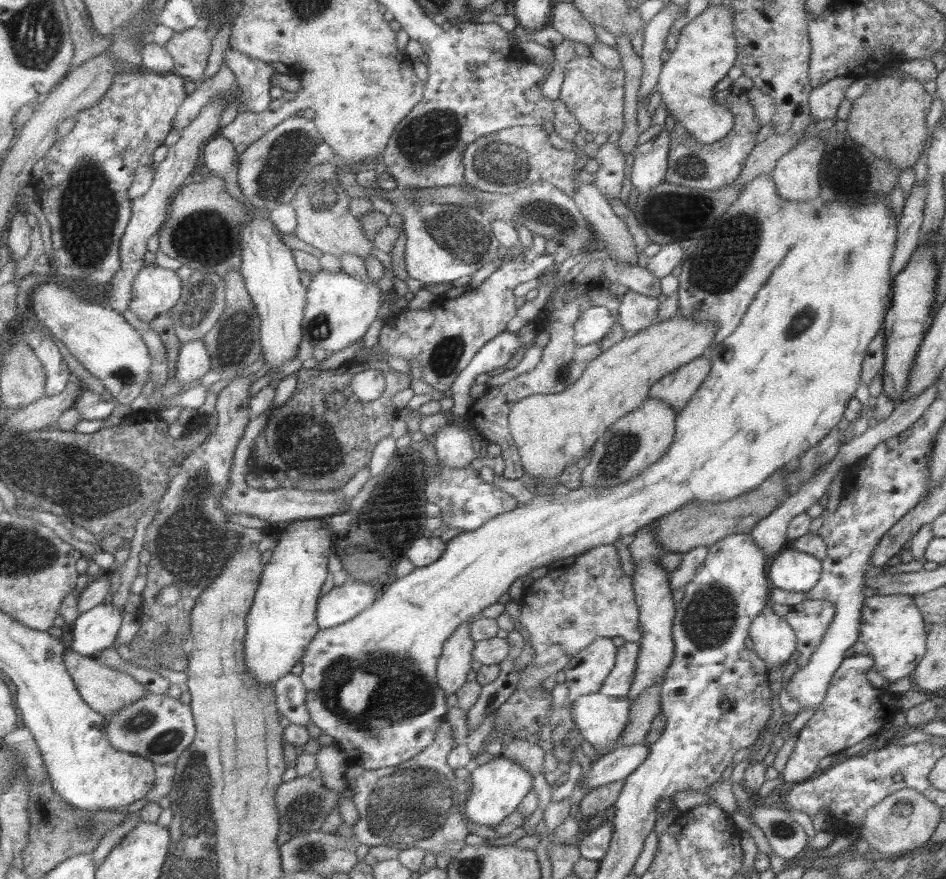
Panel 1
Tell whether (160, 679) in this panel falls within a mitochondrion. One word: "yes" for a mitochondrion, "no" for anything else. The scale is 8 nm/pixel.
no

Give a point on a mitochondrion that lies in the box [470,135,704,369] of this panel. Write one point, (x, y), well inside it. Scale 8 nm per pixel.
(553, 216)

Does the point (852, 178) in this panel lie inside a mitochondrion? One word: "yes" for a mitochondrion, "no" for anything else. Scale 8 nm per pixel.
yes

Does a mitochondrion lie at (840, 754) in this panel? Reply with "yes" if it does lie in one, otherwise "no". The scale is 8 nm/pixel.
no

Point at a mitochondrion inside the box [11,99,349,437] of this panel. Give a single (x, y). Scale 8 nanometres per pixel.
(88, 209)

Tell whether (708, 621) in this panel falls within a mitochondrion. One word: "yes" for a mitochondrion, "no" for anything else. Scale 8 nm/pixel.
yes

